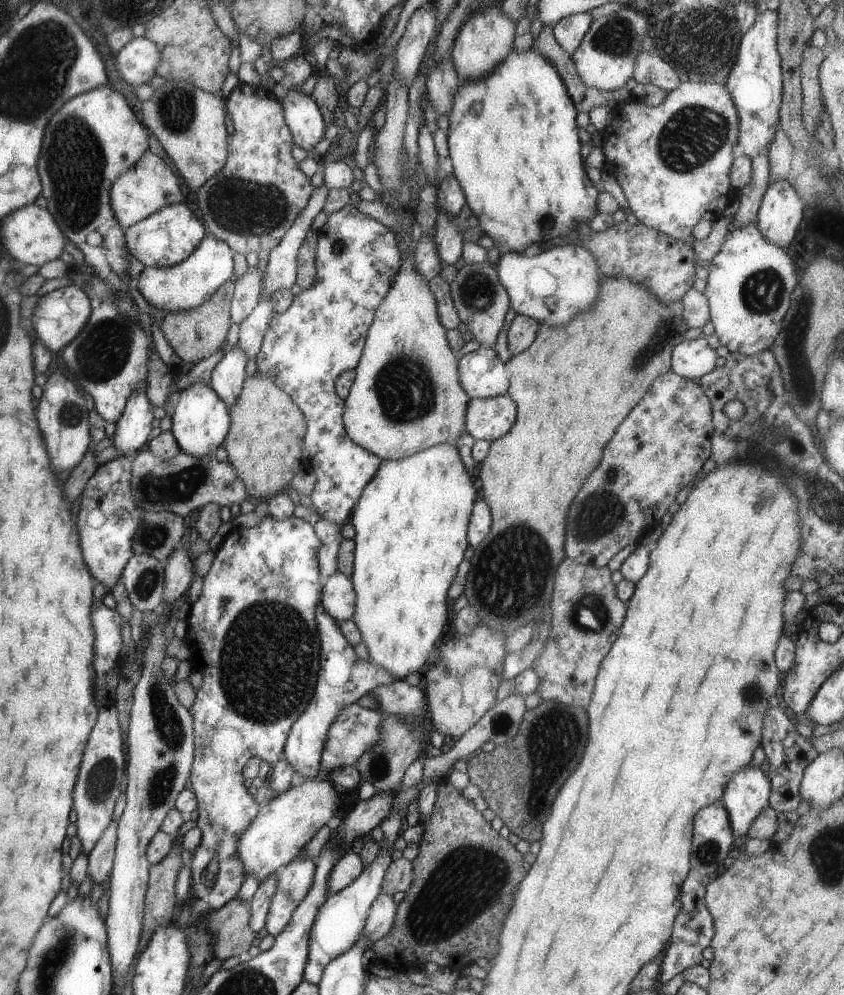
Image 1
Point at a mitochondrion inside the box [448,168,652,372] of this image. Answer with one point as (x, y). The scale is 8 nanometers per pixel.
(477, 292)

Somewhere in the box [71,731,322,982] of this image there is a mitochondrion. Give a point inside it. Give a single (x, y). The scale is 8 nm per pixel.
(101, 781)

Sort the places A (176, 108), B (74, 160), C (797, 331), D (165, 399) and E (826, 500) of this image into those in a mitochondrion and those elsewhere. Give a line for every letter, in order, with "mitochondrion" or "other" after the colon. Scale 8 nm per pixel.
A: mitochondrion
B: mitochondrion
C: mitochondrion
D: other
E: mitochondrion

